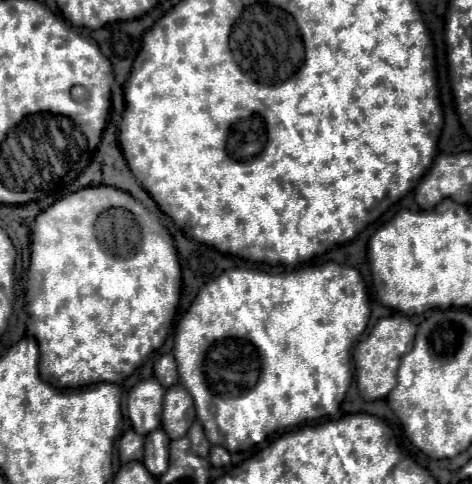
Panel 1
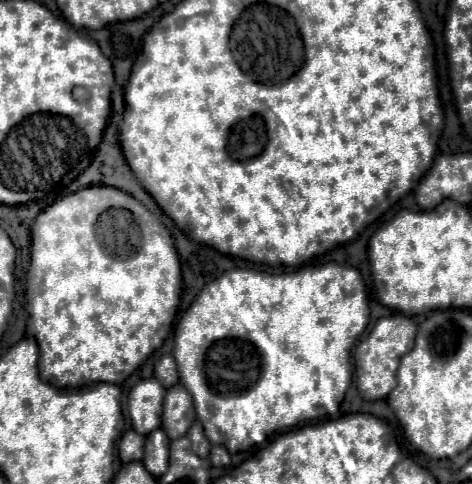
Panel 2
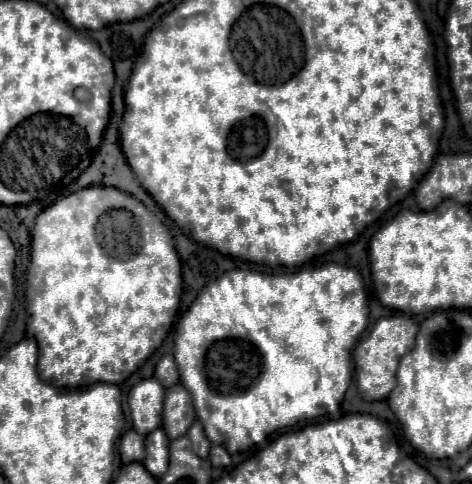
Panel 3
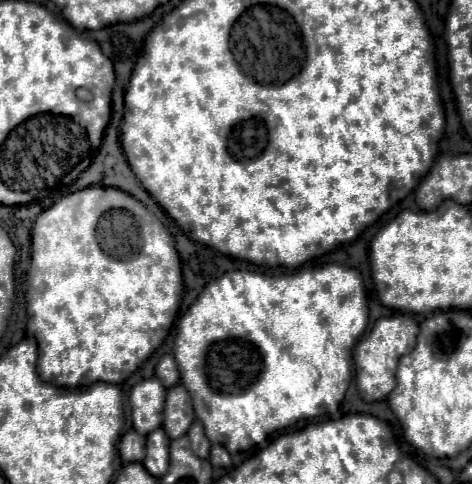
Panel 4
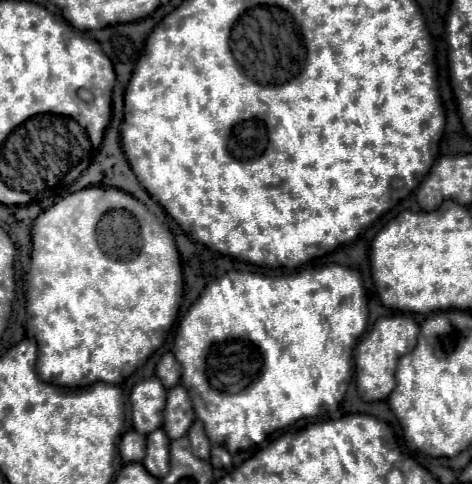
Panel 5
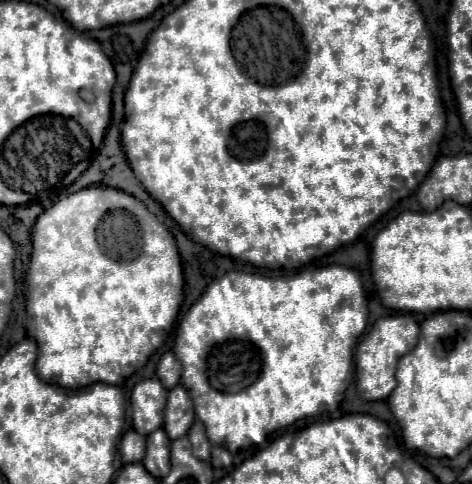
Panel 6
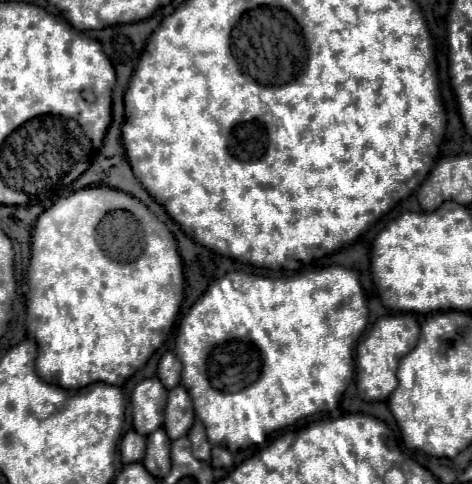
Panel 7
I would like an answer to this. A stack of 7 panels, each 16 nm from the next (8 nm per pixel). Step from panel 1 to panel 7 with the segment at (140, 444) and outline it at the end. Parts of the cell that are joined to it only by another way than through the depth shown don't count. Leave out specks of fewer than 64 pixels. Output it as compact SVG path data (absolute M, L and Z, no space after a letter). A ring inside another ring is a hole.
M130 430L124 434L122 444L120 444L120 454L122 454L122 462L130 464L130 462L142 462L144 458L144 448L146 448L146 438L140 436L138 432Z

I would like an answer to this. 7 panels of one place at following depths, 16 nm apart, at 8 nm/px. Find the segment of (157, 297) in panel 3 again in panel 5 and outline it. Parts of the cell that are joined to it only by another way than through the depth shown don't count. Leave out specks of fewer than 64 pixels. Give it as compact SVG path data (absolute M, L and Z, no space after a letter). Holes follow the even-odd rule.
M88 186L84 190L78 190L74 194L68 194L60 202L56 202L52 208L44 210L32 228L32 260L30 260L30 270L26 276L28 282L28 330L38 342L38 358L36 361L36 371L38 376L54 386L62 388L78 388L78 386L90 386L94 382L108 382L108 384L122 384L166 338L178 318L178 311L183 296L183 273L180 254L176 250L174 236L154 222L154 218L148 218L148 208L136 200L134 196L118 190L118 188L106 188L106 186Z

